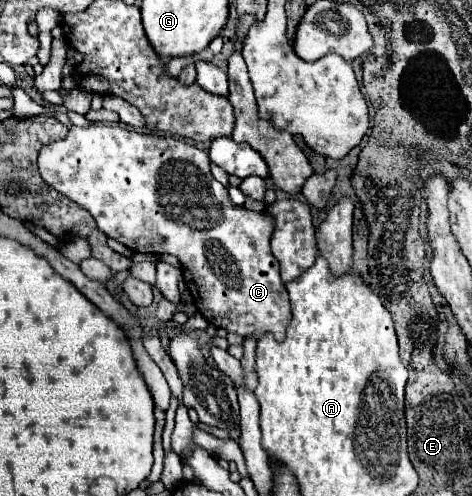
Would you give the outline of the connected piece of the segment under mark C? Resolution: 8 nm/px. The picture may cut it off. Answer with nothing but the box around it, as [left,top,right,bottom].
[38,124,292,340]

